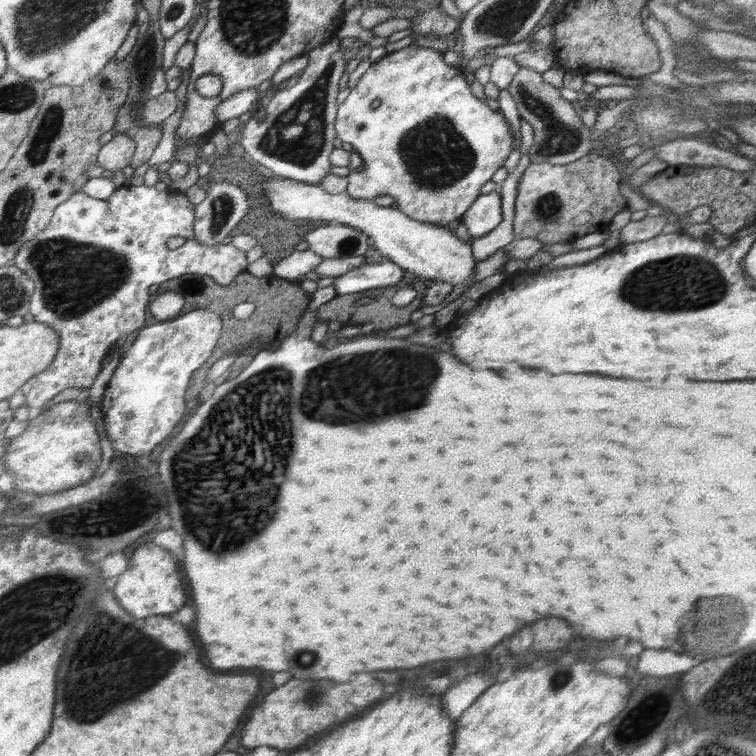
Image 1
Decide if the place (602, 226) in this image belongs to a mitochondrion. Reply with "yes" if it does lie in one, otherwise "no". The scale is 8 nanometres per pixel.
no

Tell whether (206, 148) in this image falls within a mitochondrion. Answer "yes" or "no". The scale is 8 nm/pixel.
no

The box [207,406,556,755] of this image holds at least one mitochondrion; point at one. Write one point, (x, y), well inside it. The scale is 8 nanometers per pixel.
(320, 658)

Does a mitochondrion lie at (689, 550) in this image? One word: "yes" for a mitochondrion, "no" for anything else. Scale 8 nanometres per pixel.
no

